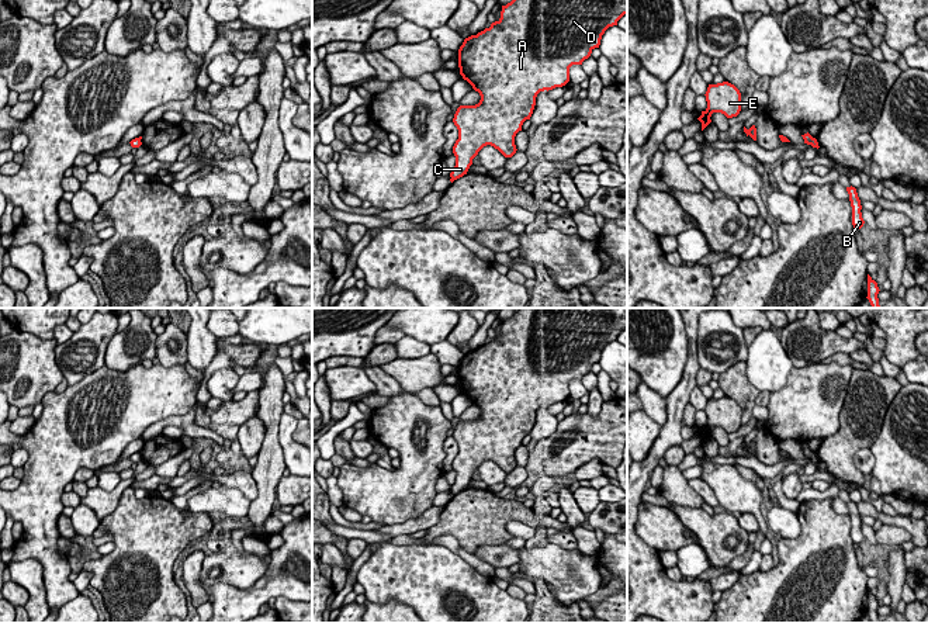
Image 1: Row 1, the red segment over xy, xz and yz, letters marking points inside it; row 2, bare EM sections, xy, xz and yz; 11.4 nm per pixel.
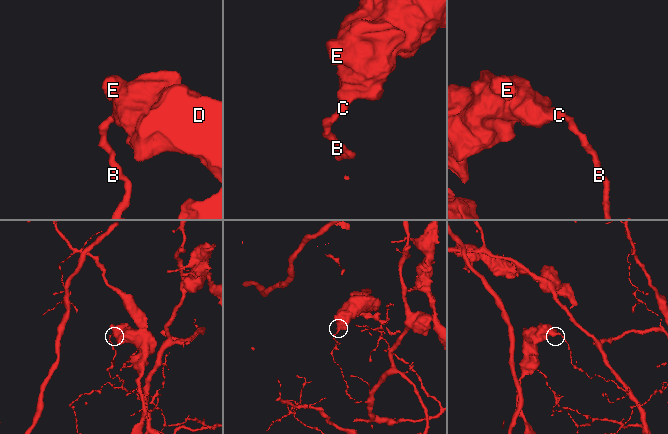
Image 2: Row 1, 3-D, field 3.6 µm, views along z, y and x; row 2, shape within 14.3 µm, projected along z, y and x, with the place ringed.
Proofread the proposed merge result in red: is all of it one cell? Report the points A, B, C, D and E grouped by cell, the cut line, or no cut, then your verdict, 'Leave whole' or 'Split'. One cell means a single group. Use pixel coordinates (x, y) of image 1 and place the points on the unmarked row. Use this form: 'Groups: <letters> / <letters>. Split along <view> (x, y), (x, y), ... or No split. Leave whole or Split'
Groups: A C D E / B. Split along yz (813, 453), (810, 459). Split

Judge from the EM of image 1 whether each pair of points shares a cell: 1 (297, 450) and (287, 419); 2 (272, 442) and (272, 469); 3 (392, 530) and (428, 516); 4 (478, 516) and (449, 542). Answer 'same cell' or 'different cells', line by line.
1: same cell
2: same cell
3: same cell
4: different cells

